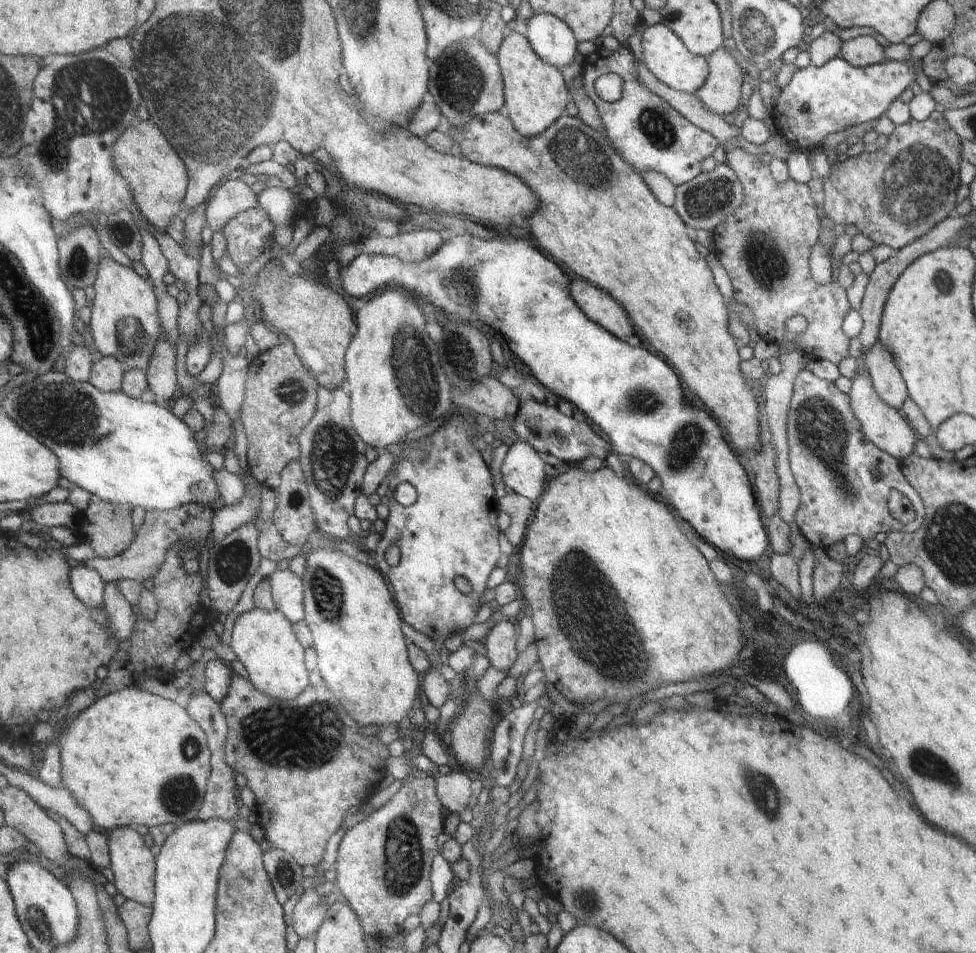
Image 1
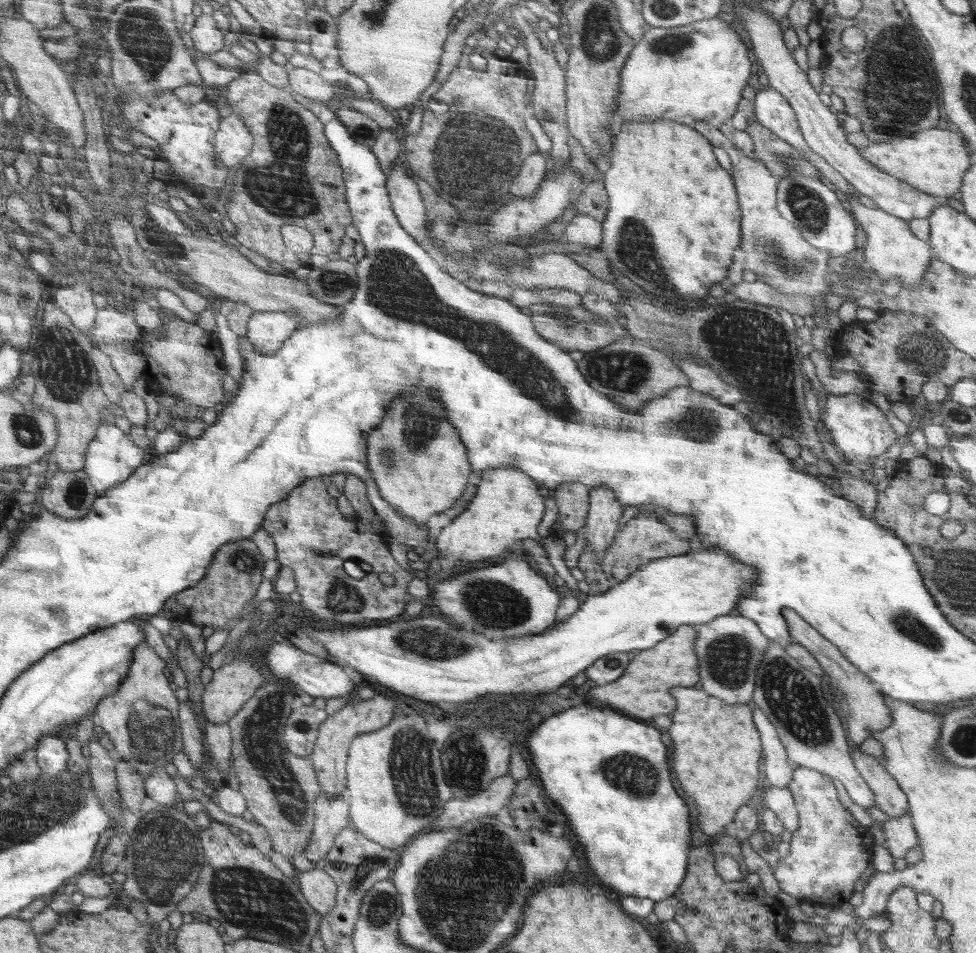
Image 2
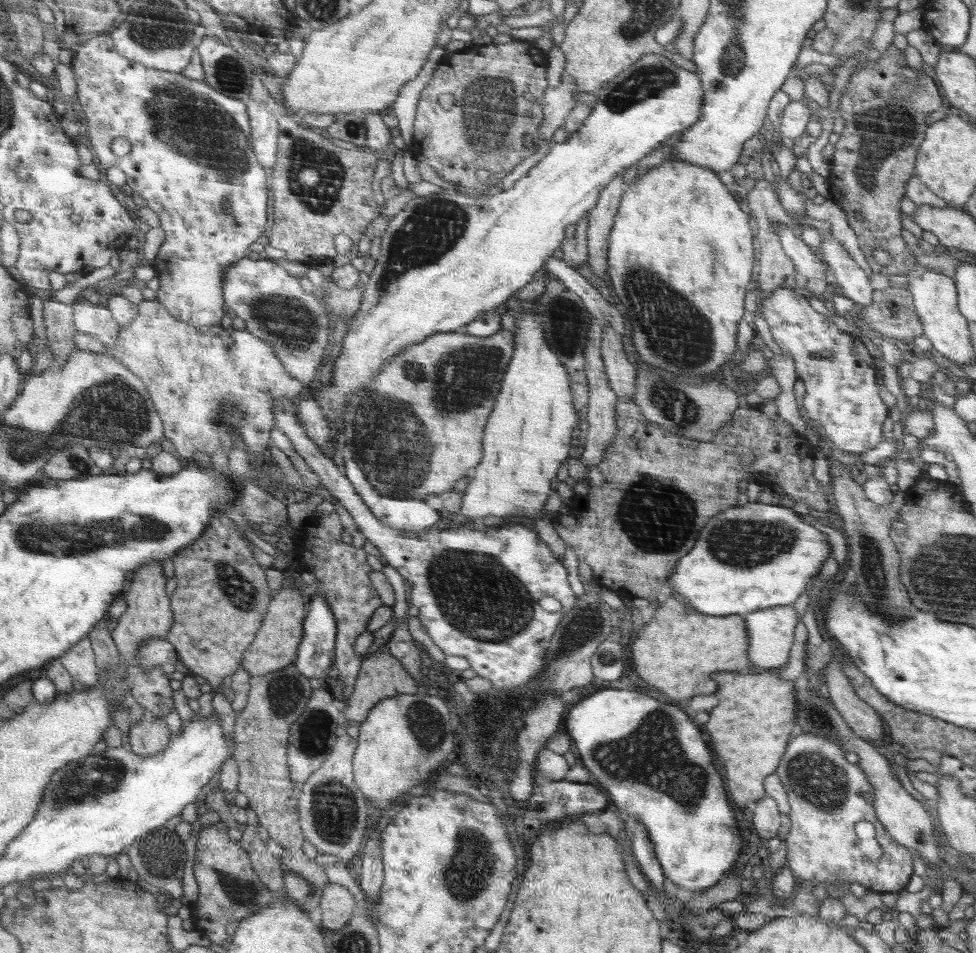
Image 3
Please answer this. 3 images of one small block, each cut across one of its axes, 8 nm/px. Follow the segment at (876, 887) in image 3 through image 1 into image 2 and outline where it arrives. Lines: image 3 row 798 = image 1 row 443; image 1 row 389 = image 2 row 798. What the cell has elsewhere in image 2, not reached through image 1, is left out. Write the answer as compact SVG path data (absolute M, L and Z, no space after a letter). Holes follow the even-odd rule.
M794 765L792 782L787 787L795 801L799 828L790 840L788 854L780 857L772 874L786 894L832 908L842 906L854 892L854 884L862 872L868 868L873 836L840 804L828 774Z

